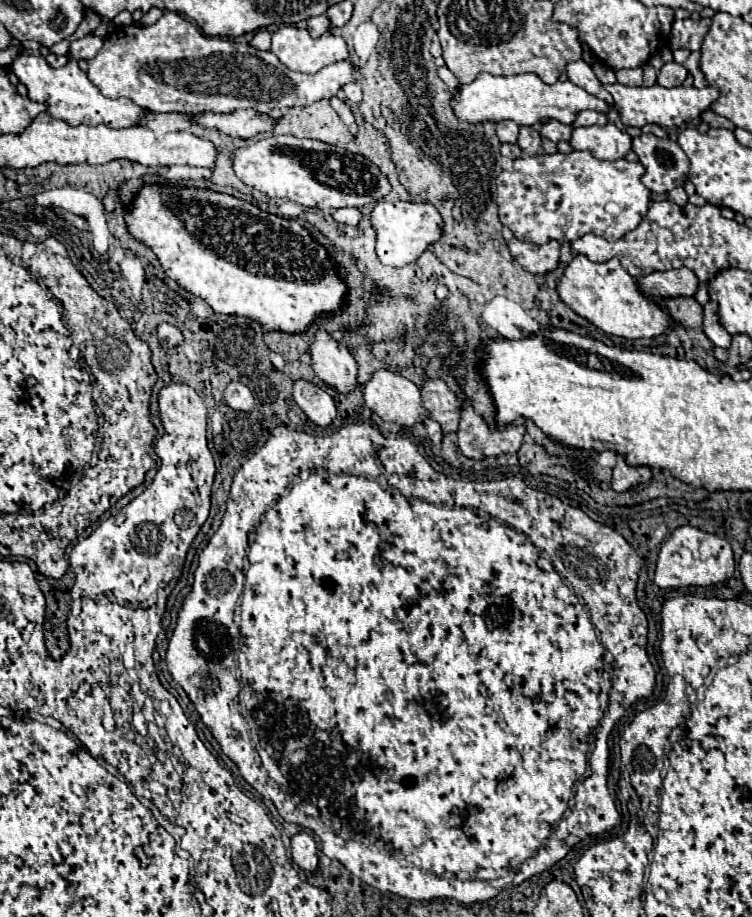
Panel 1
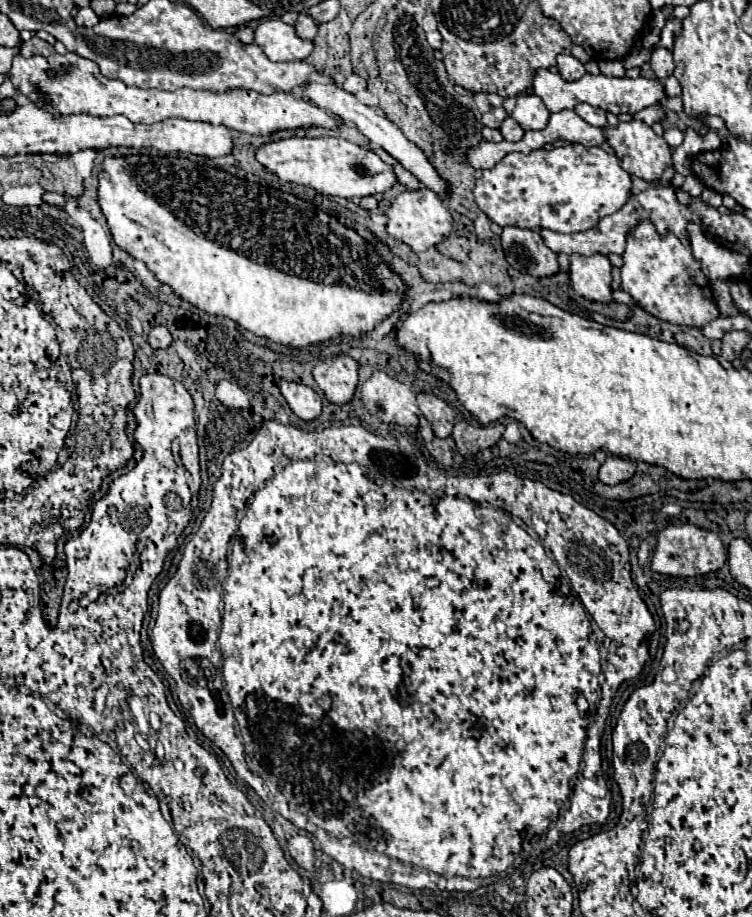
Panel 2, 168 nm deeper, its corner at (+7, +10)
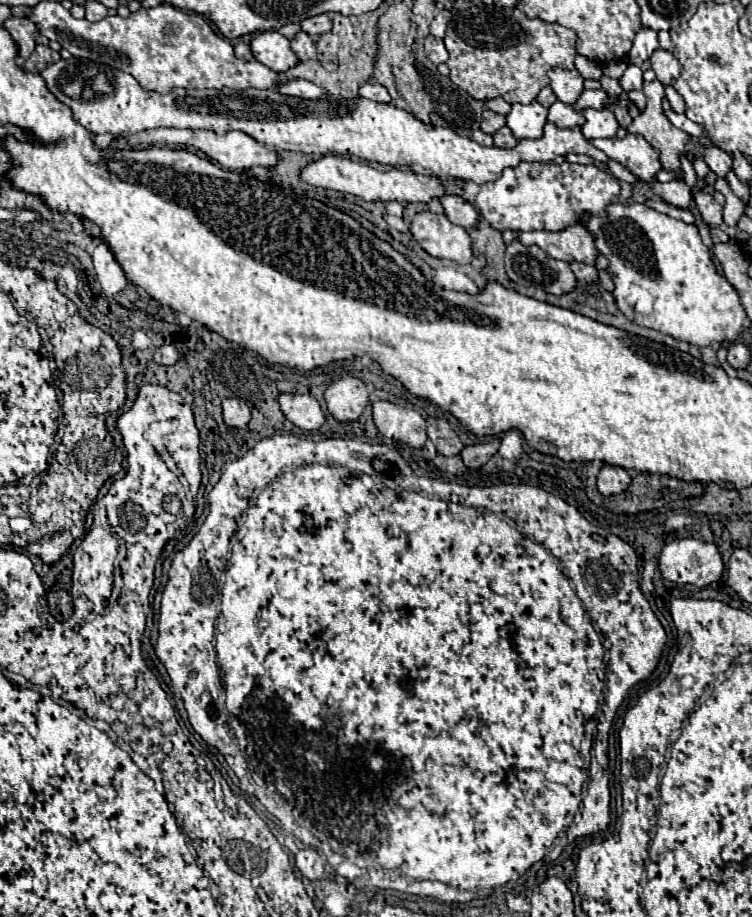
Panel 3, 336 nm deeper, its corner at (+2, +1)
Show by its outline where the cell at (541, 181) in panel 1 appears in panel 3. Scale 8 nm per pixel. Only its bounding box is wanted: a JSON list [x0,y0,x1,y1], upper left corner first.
[473,164,619,230]

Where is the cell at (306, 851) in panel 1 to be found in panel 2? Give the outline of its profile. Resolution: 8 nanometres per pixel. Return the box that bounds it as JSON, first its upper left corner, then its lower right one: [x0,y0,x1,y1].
[288,835,314,871]

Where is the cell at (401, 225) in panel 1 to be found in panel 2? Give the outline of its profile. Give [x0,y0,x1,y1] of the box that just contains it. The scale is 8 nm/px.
[386,189,452,253]

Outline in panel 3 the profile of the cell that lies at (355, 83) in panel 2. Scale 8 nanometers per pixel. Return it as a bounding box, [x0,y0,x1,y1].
[359,82,391,102]

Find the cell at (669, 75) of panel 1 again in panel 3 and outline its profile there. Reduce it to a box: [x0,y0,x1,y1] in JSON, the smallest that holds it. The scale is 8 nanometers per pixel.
[651,48,681,84]

